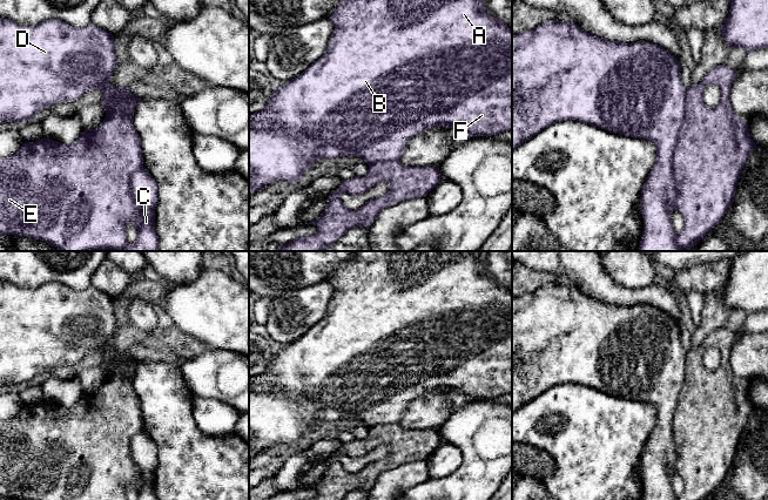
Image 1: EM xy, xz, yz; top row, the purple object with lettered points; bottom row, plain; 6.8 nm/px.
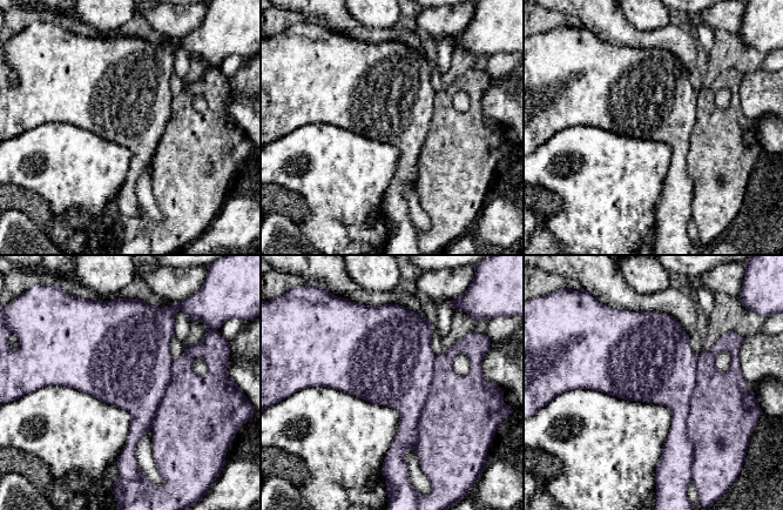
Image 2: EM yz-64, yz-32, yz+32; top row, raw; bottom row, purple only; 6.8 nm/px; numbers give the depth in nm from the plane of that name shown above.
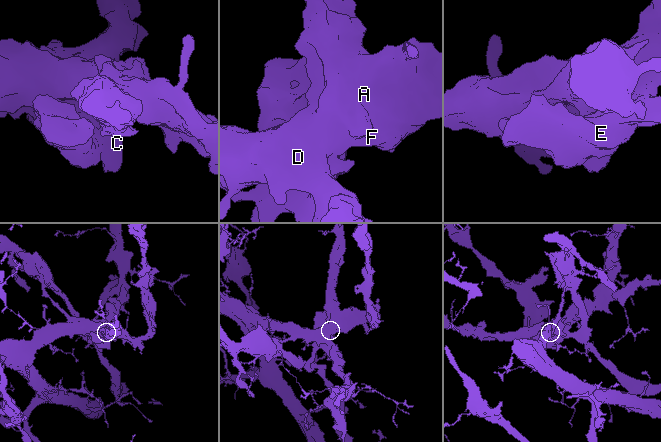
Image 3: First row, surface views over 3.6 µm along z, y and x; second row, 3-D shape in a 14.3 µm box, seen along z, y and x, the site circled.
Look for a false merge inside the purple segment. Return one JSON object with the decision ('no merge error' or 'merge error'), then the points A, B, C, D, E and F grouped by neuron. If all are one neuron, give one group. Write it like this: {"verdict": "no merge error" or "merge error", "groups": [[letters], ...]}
{"verdict": "no merge error", "groups": [["A", "B", "C", "D", "E", "F"]]}

